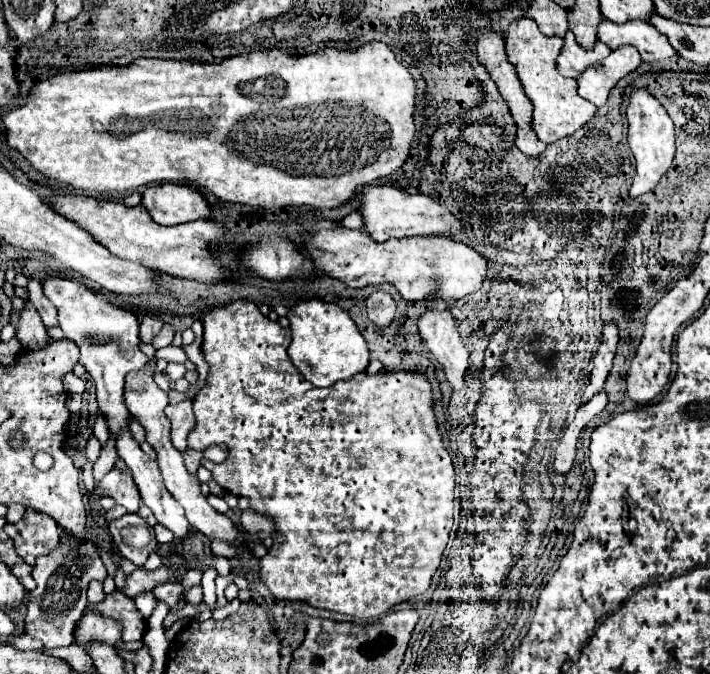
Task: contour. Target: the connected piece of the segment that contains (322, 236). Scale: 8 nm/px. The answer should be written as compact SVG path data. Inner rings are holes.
M337 226L335 230L321 230L317 234L305 234L303 242L313 254L315 268L327 276L343 280L351 288L363 288L369 284L393 284L405 300L425 300L429 296L439 298L463 298L481 288L489 260L463 242L437 236L415 236L387 242L375 242L365 230L351 230Z

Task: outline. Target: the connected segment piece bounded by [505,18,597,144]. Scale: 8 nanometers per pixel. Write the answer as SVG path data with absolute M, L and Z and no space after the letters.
M521 18L507 28L505 50L509 54L509 60L513 60L517 66L517 76L521 78L525 94L533 102L533 130L545 144L553 144L561 138L571 136L597 114L597 108L577 94L577 80L559 74L555 60L559 58L561 48L563 40L547 38L541 34L531 18Z

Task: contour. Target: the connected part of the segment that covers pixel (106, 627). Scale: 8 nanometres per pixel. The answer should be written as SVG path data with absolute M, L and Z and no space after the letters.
M85 610L77 622L73 636L75 636L75 644L79 644L89 654L89 650L91 650L89 646L93 642L103 642L103 644L115 646L121 640L123 632L121 632L119 620L97 614L97 610Z

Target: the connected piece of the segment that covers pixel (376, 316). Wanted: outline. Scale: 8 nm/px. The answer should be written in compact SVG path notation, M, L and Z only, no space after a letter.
M377 290L373 292L367 300L367 314L369 314L369 320L373 324L377 324L379 328L387 328L391 322L393 322L393 316L395 316L395 310L397 310L397 304L393 300L393 296L385 290Z

